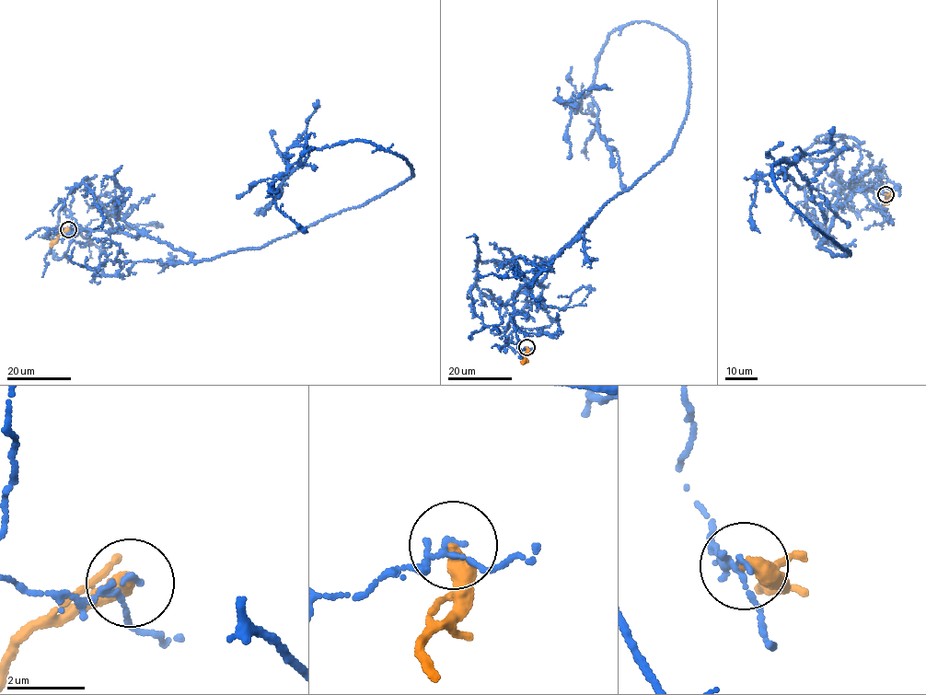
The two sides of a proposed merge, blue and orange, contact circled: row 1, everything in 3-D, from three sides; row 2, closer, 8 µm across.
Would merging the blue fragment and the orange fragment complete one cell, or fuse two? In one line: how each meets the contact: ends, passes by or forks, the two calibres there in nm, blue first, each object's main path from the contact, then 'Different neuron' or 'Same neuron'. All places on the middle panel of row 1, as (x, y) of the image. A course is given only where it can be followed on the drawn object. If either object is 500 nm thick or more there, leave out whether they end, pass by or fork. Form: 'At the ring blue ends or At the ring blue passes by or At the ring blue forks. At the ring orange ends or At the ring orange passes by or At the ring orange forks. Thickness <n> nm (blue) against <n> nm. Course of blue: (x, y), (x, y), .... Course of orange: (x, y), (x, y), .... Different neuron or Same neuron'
At the ring blue passes by. At the ring orange ends. Thickness 80 nm (blue) against 440 nm. Course of blue: (526, 347), (505, 333), (521, 287), (671, 153), (684, 42), (621, 27), (576, 111), (562, 102), (612, 89). Course of orange: (526, 347), (523, 363). Different neuron

